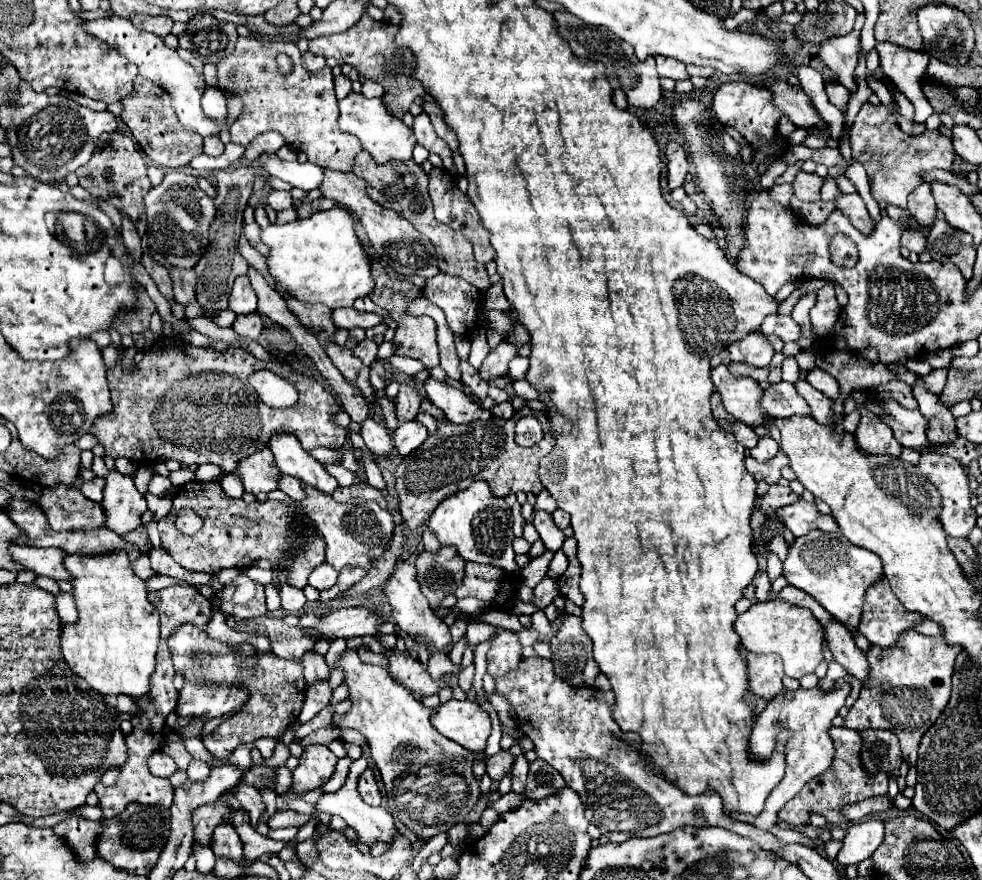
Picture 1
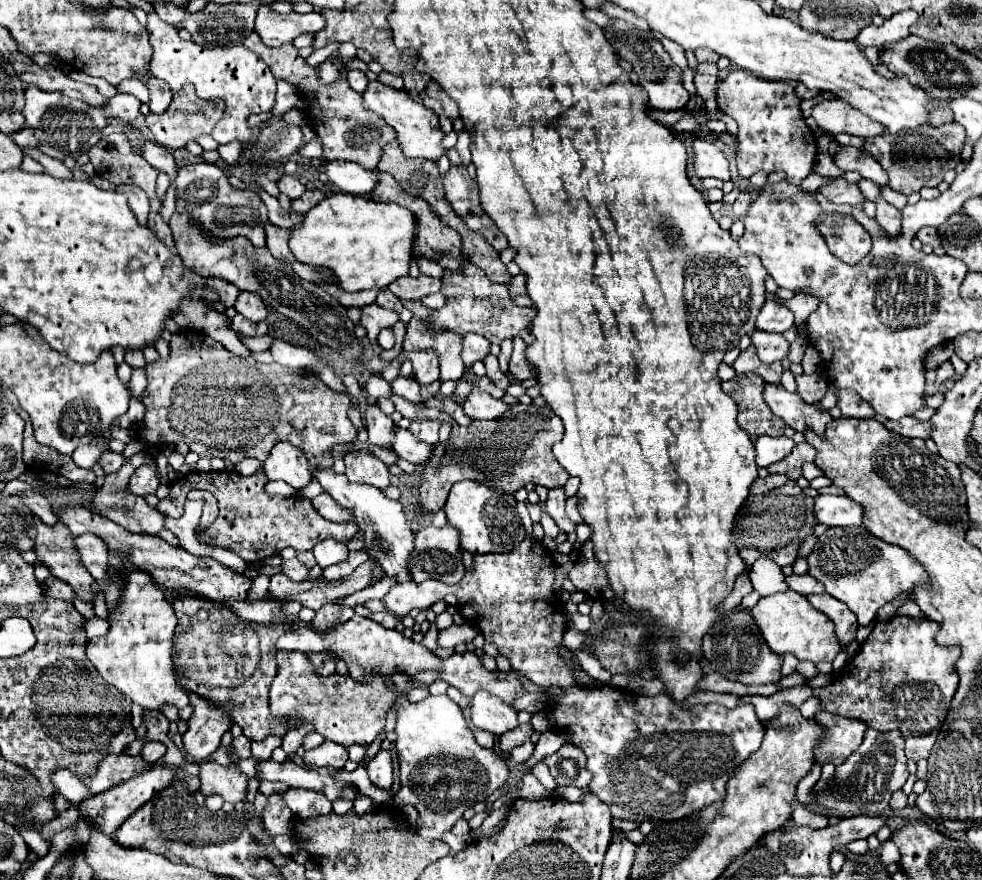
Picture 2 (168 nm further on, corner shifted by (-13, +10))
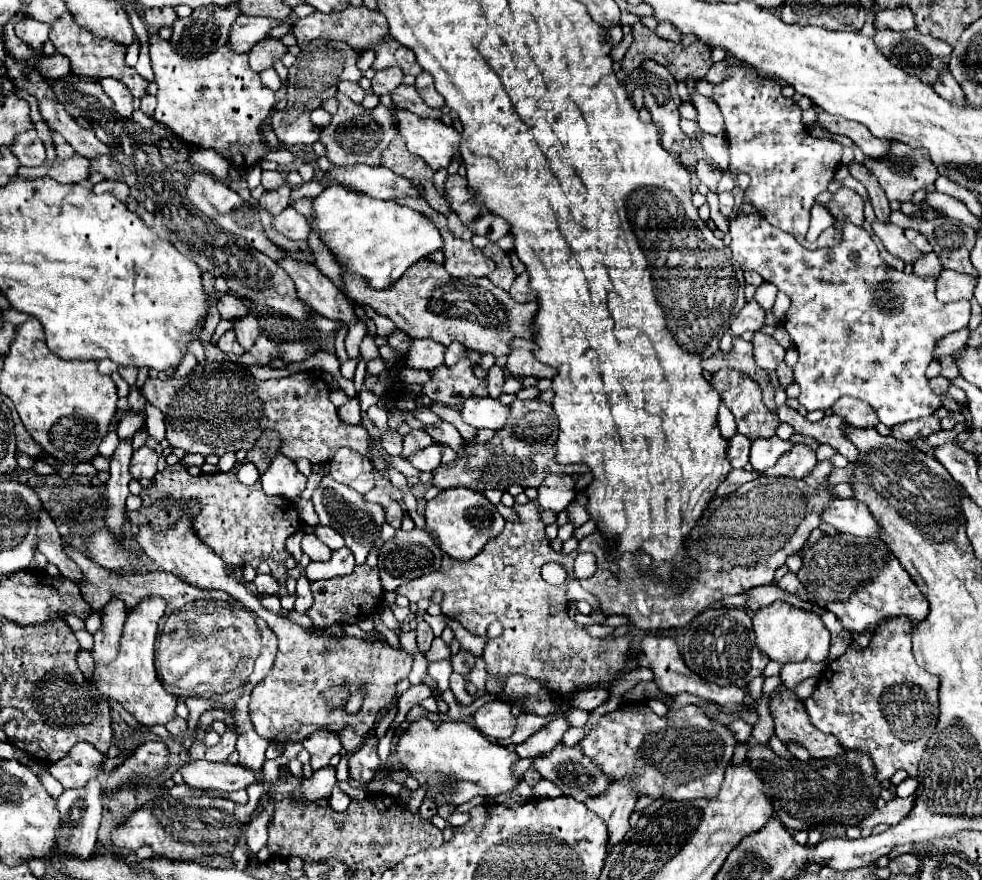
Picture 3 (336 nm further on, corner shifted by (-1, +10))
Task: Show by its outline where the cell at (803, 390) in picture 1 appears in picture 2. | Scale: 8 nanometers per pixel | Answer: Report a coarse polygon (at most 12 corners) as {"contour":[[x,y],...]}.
{"contour":[[854,390],[838,394],[838,408],[844,418],[874,418],[866,400]]}

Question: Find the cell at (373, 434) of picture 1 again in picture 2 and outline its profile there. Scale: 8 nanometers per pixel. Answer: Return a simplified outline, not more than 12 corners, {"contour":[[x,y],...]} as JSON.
{"contour":[[396,428],[394,450],[410,464],[426,464],[434,444]]}

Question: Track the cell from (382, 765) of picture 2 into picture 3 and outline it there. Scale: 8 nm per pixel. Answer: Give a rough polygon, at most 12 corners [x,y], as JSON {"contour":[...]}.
{"contour":[[376,738],[350,754],[348,770],[366,784],[380,768]]}

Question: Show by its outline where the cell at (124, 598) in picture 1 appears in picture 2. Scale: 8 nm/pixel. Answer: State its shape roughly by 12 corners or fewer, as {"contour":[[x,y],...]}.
{"contour":[[128,570],[110,632],[86,656],[144,710],[184,708],[178,618],[148,572]]}

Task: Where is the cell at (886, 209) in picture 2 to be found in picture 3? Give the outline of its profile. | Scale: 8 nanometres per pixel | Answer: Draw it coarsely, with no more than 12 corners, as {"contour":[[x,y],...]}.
{"contour":[[890,222],[872,230],[890,254],[912,264],[922,256]]}

